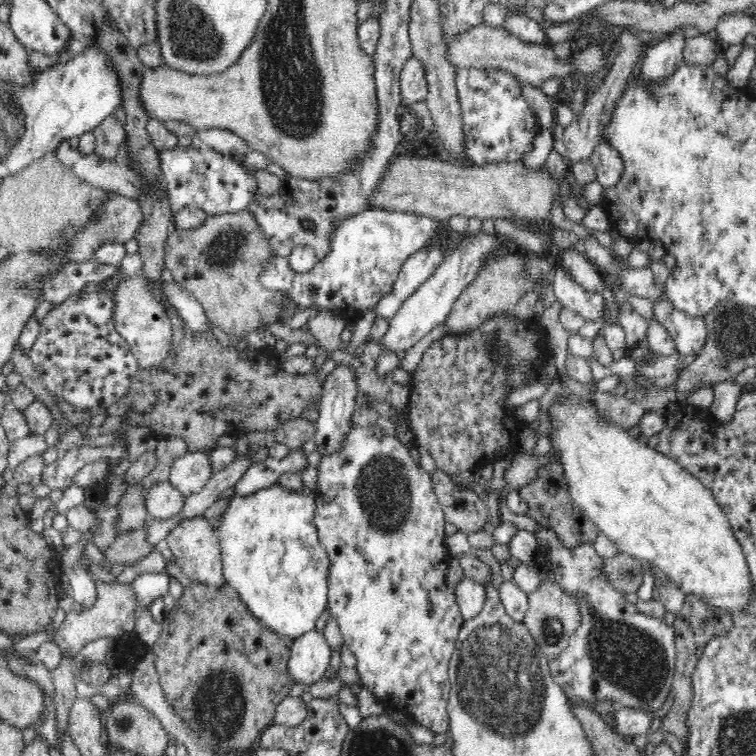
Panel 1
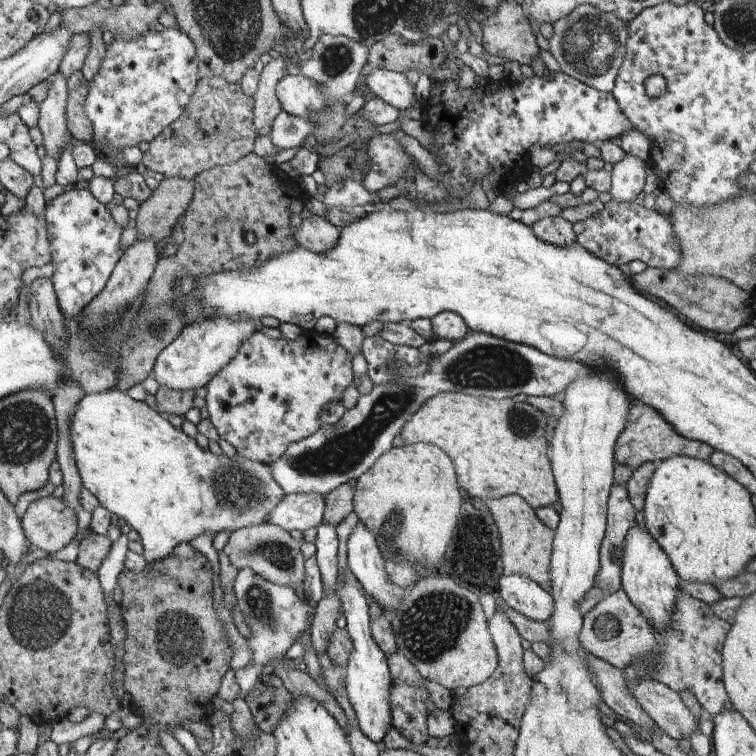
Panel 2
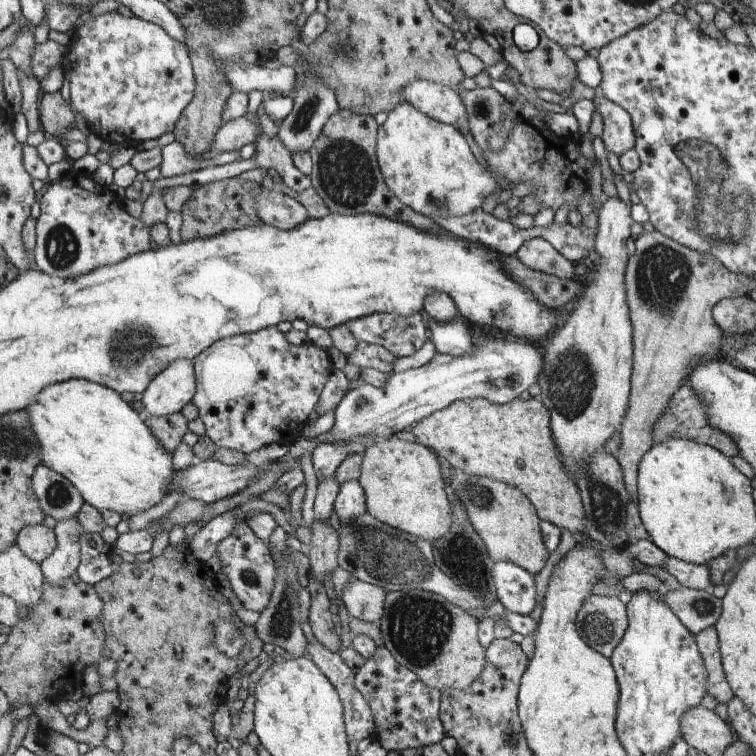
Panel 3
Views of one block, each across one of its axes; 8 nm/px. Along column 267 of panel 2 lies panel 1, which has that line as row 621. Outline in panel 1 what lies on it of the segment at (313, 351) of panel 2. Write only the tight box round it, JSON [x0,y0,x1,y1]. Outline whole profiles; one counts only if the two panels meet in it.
[315,423,464,734]

